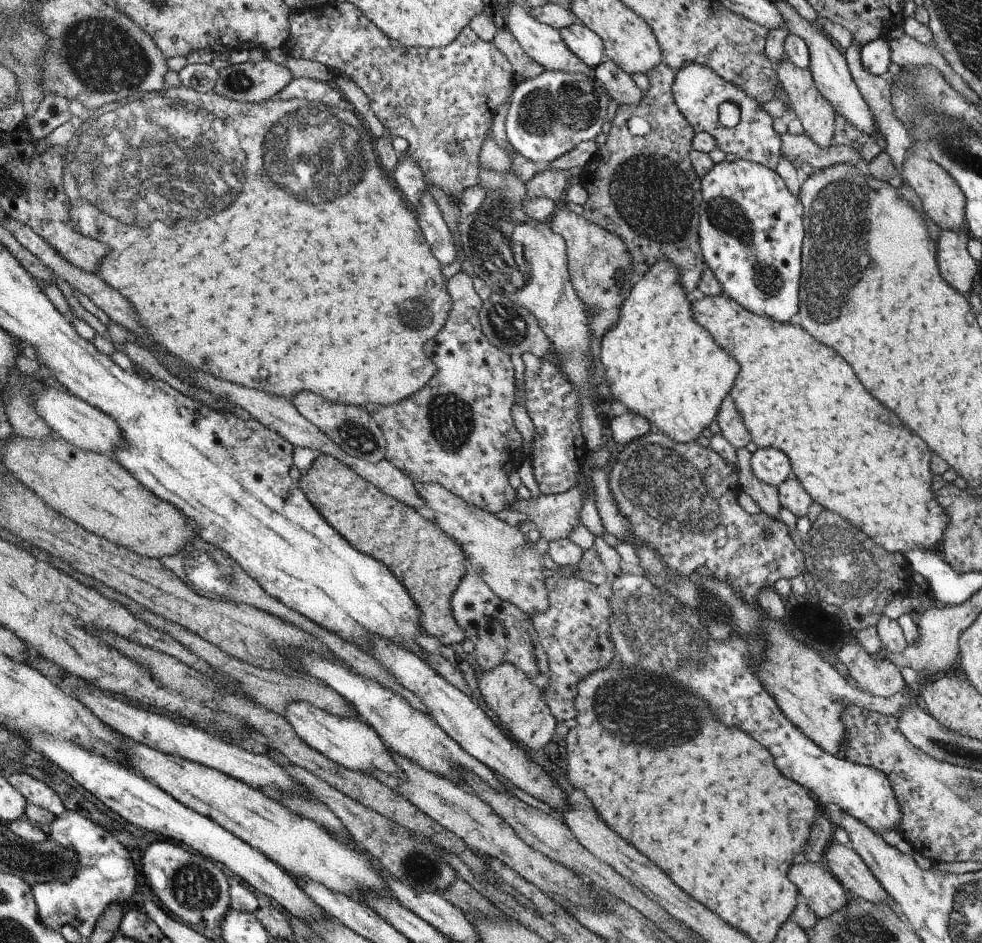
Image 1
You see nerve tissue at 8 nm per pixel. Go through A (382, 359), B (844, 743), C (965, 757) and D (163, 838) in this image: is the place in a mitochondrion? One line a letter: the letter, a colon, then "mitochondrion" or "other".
A: other
B: other
C: mitochondrion
D: other

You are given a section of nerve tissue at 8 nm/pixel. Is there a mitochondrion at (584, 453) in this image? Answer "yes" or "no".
no

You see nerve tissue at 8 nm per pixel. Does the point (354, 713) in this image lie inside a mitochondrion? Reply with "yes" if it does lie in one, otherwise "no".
no

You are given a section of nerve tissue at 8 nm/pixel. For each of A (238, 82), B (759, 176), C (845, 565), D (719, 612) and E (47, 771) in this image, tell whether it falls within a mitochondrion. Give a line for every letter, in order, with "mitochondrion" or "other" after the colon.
A: mitochondrion
B: other
C: mitochondrion
D: mitochondrion
E: other

